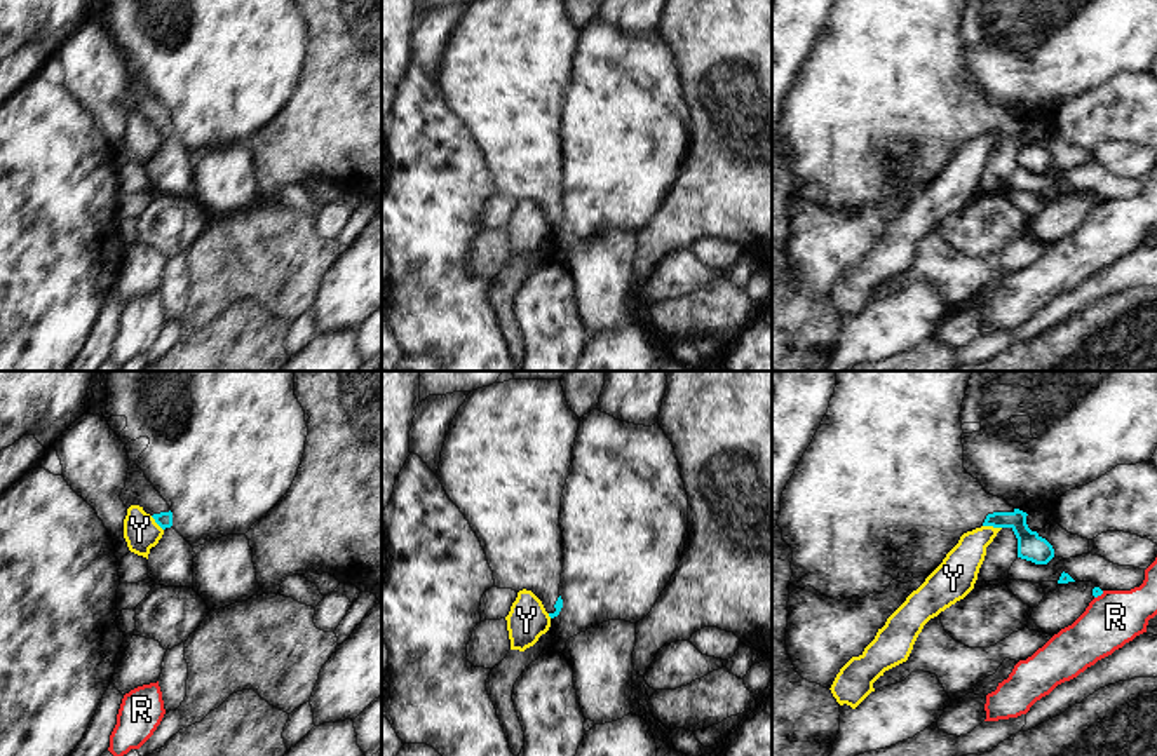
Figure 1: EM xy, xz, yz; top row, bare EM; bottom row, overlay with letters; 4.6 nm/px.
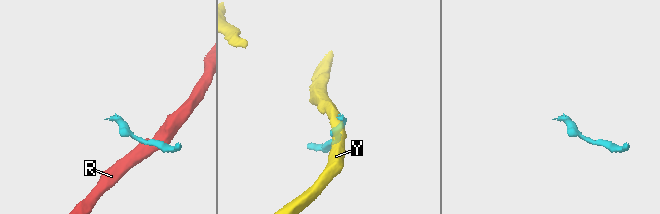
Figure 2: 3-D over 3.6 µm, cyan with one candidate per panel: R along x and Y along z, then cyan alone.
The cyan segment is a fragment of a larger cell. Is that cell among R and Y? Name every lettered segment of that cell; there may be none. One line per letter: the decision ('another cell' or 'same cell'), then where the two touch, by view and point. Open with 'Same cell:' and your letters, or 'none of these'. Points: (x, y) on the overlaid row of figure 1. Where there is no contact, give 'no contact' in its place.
Same cell: none of these
R: another cell; meets cyan in yz at (1098, 594)
Y: another cell; meets cyan in yz at (992, 525)

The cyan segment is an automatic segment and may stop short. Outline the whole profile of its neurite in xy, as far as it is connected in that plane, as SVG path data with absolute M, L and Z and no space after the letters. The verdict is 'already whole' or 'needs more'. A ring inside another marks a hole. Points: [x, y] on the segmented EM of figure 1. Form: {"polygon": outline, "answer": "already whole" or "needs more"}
{"polygon": "M131 460L127 470L125 488L120 493L120 500L129 509L131 505L139 505L146 514L150 514L155 523L166 530L173 526L173 512L167 502L146 479L145 472Z", "answer": "needs more"}

